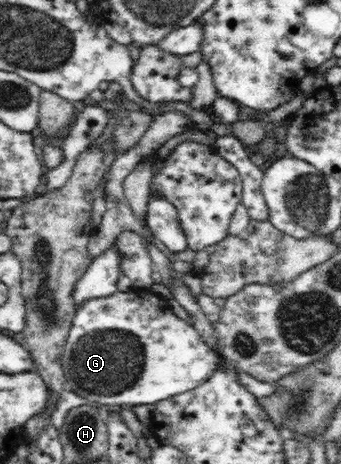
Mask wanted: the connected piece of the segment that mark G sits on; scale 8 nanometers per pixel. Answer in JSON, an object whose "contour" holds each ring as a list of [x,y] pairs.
{"contour":[[[151,288],[118,290],[115,294],[91,299],[76,307],[62,354],[66,381],[71,384],[73,393],[88,400],[89,404],[127,404],[132,407],[156,404],[198,388],[211,378],[219,362],[219,355],[203,342],[199,331],[175,315],[168,300]]]}

